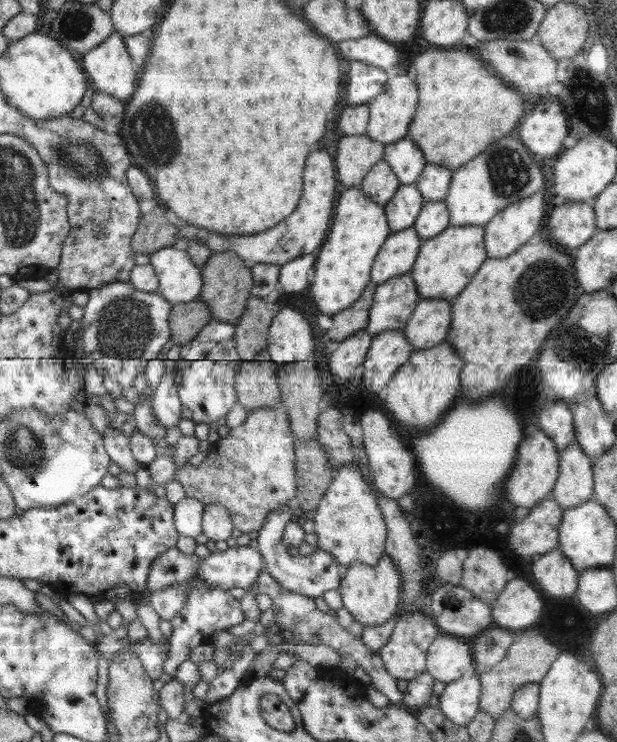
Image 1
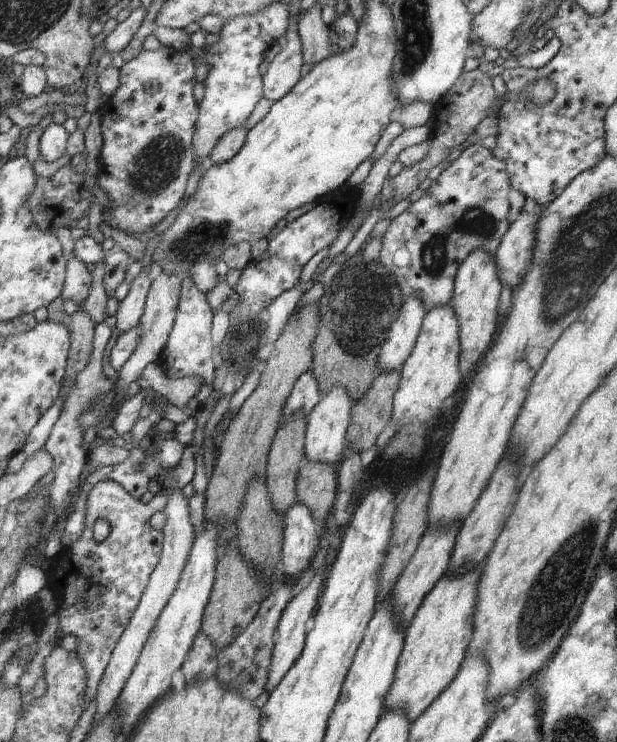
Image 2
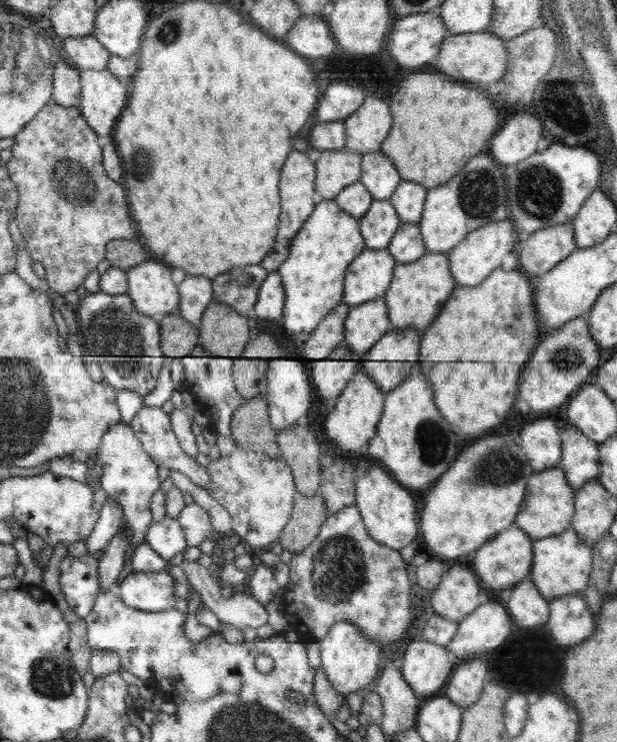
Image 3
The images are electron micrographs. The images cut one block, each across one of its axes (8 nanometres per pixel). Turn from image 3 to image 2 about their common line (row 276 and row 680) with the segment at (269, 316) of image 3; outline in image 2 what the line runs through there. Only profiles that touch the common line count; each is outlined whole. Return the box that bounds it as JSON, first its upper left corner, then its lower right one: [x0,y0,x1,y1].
[265,568,325,693]

